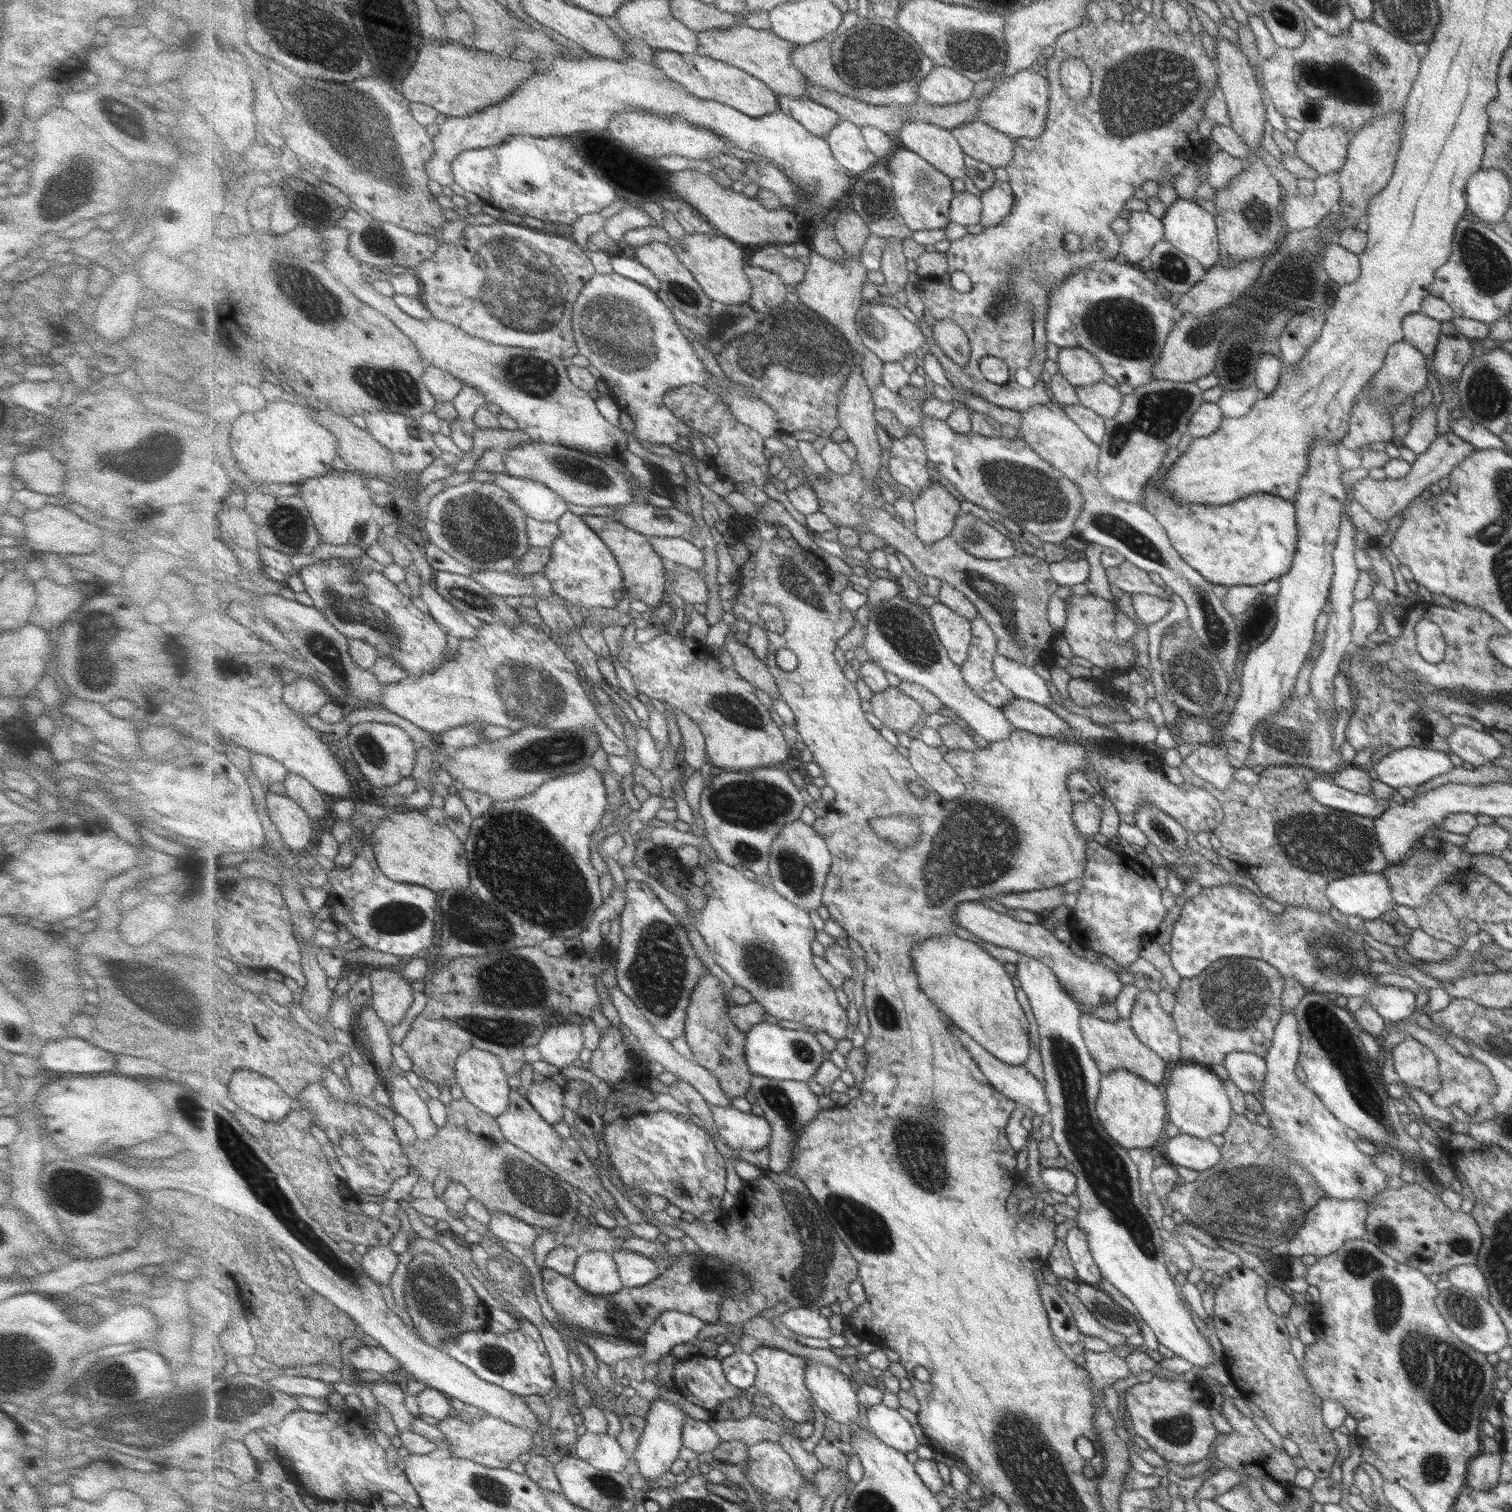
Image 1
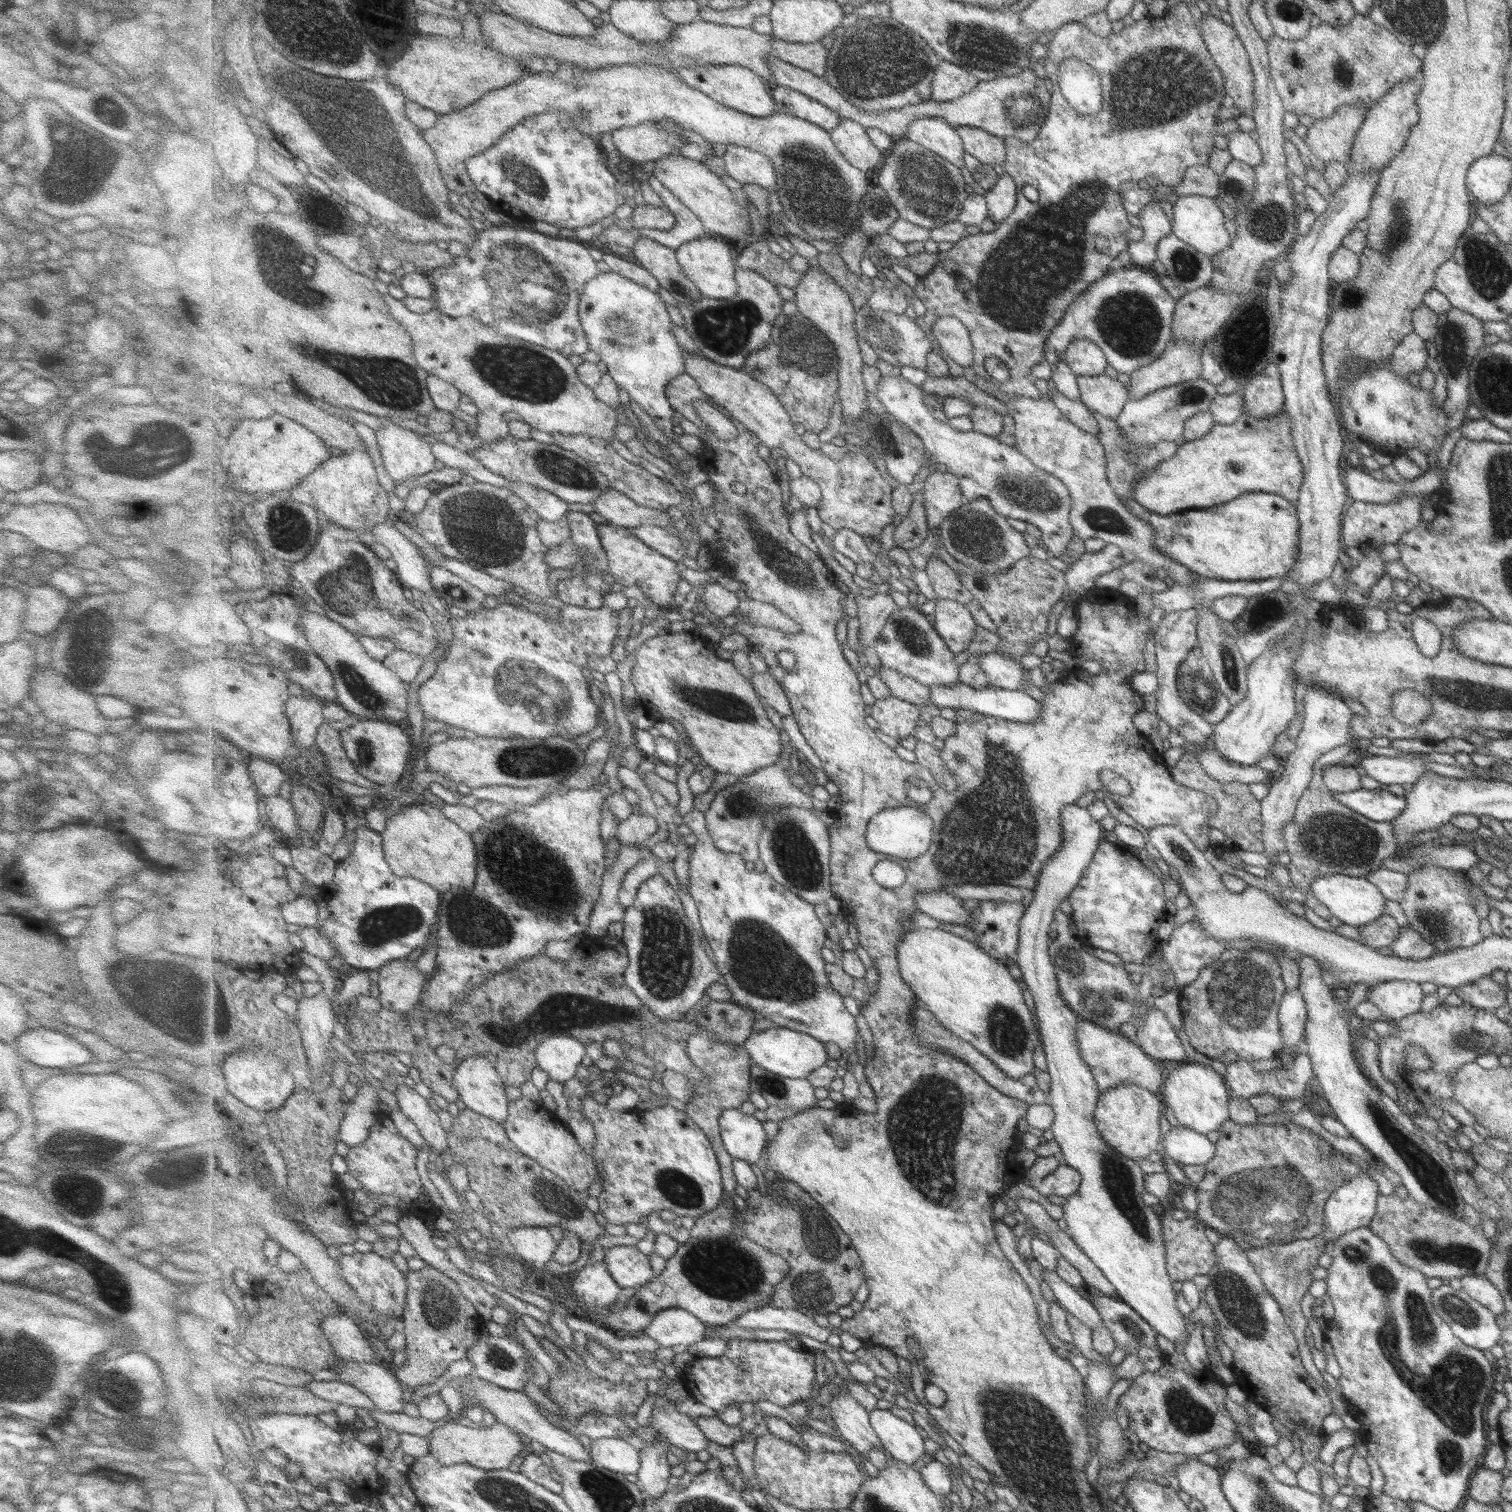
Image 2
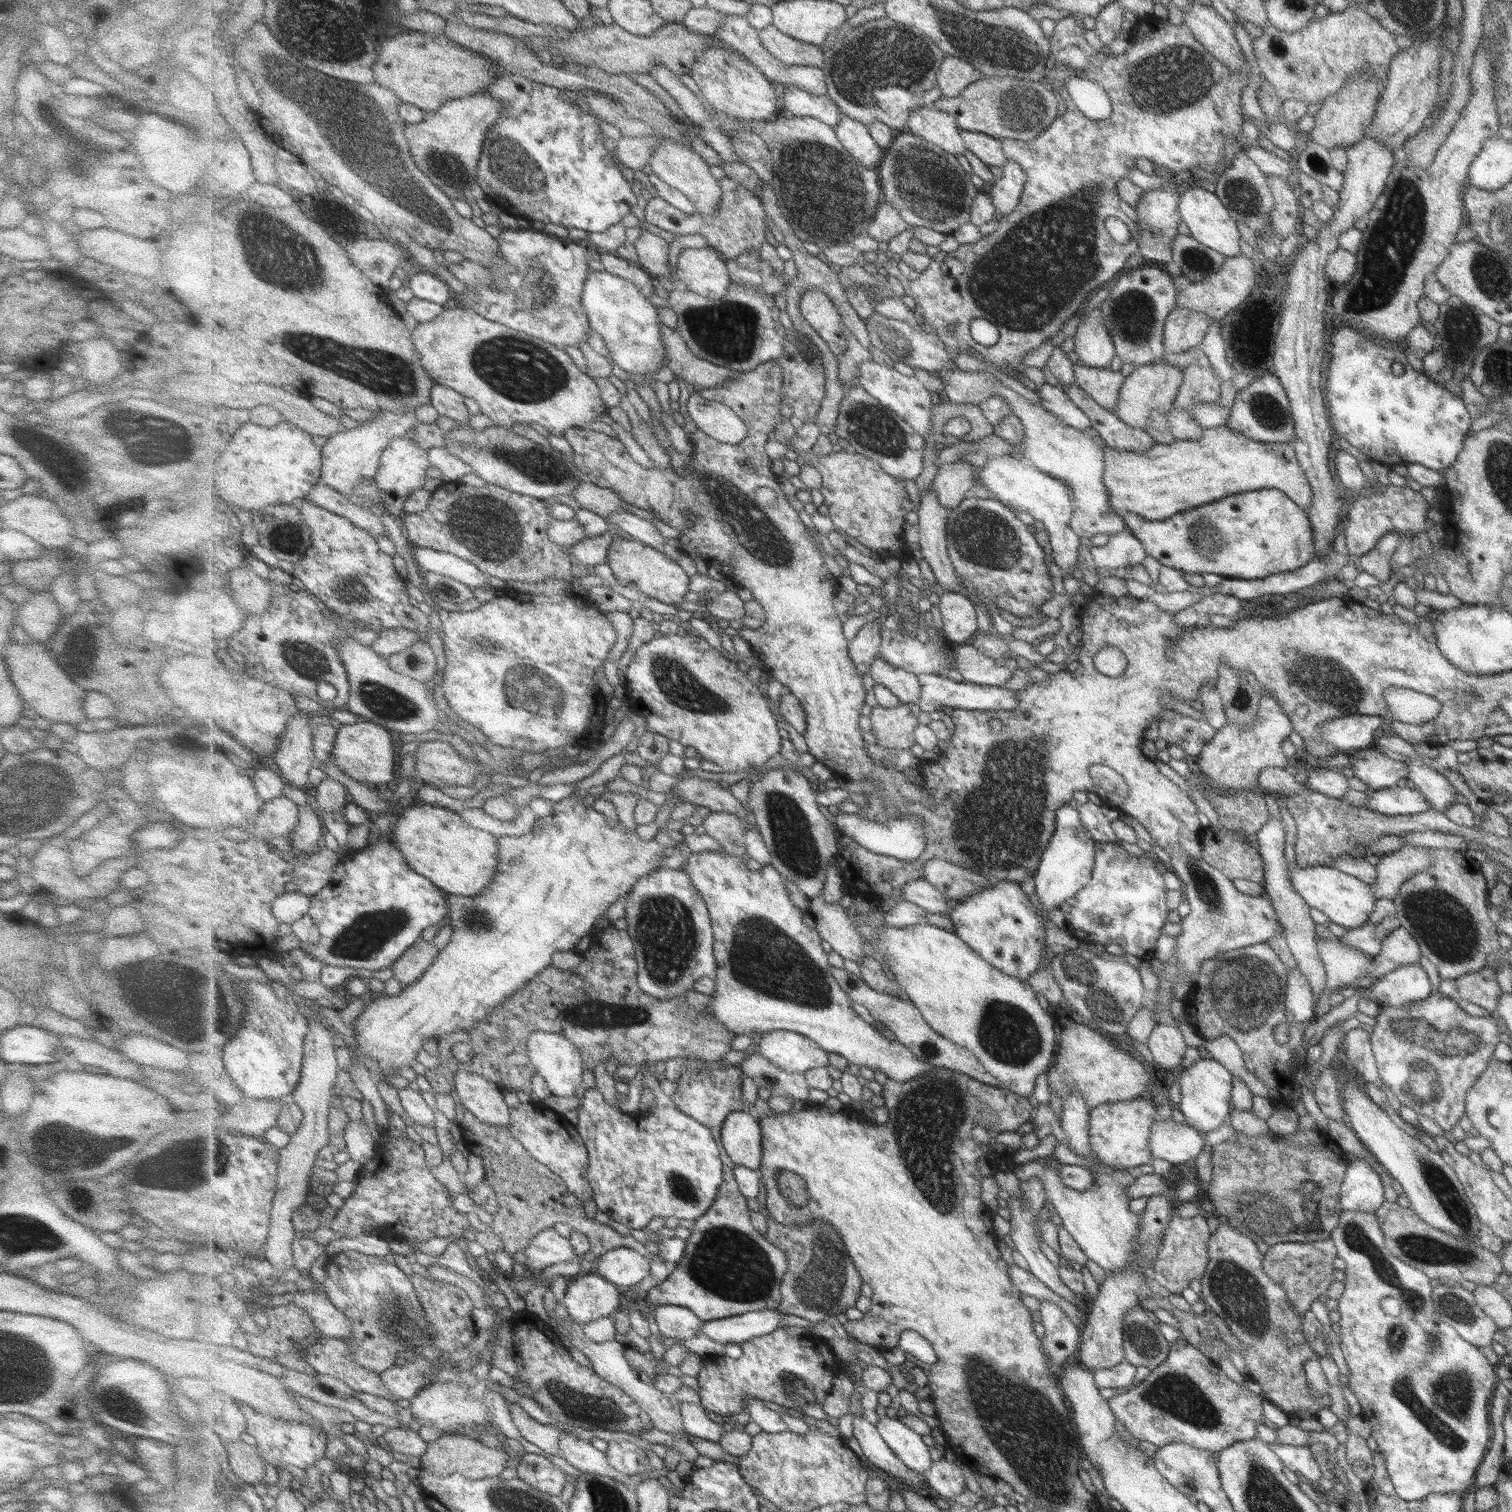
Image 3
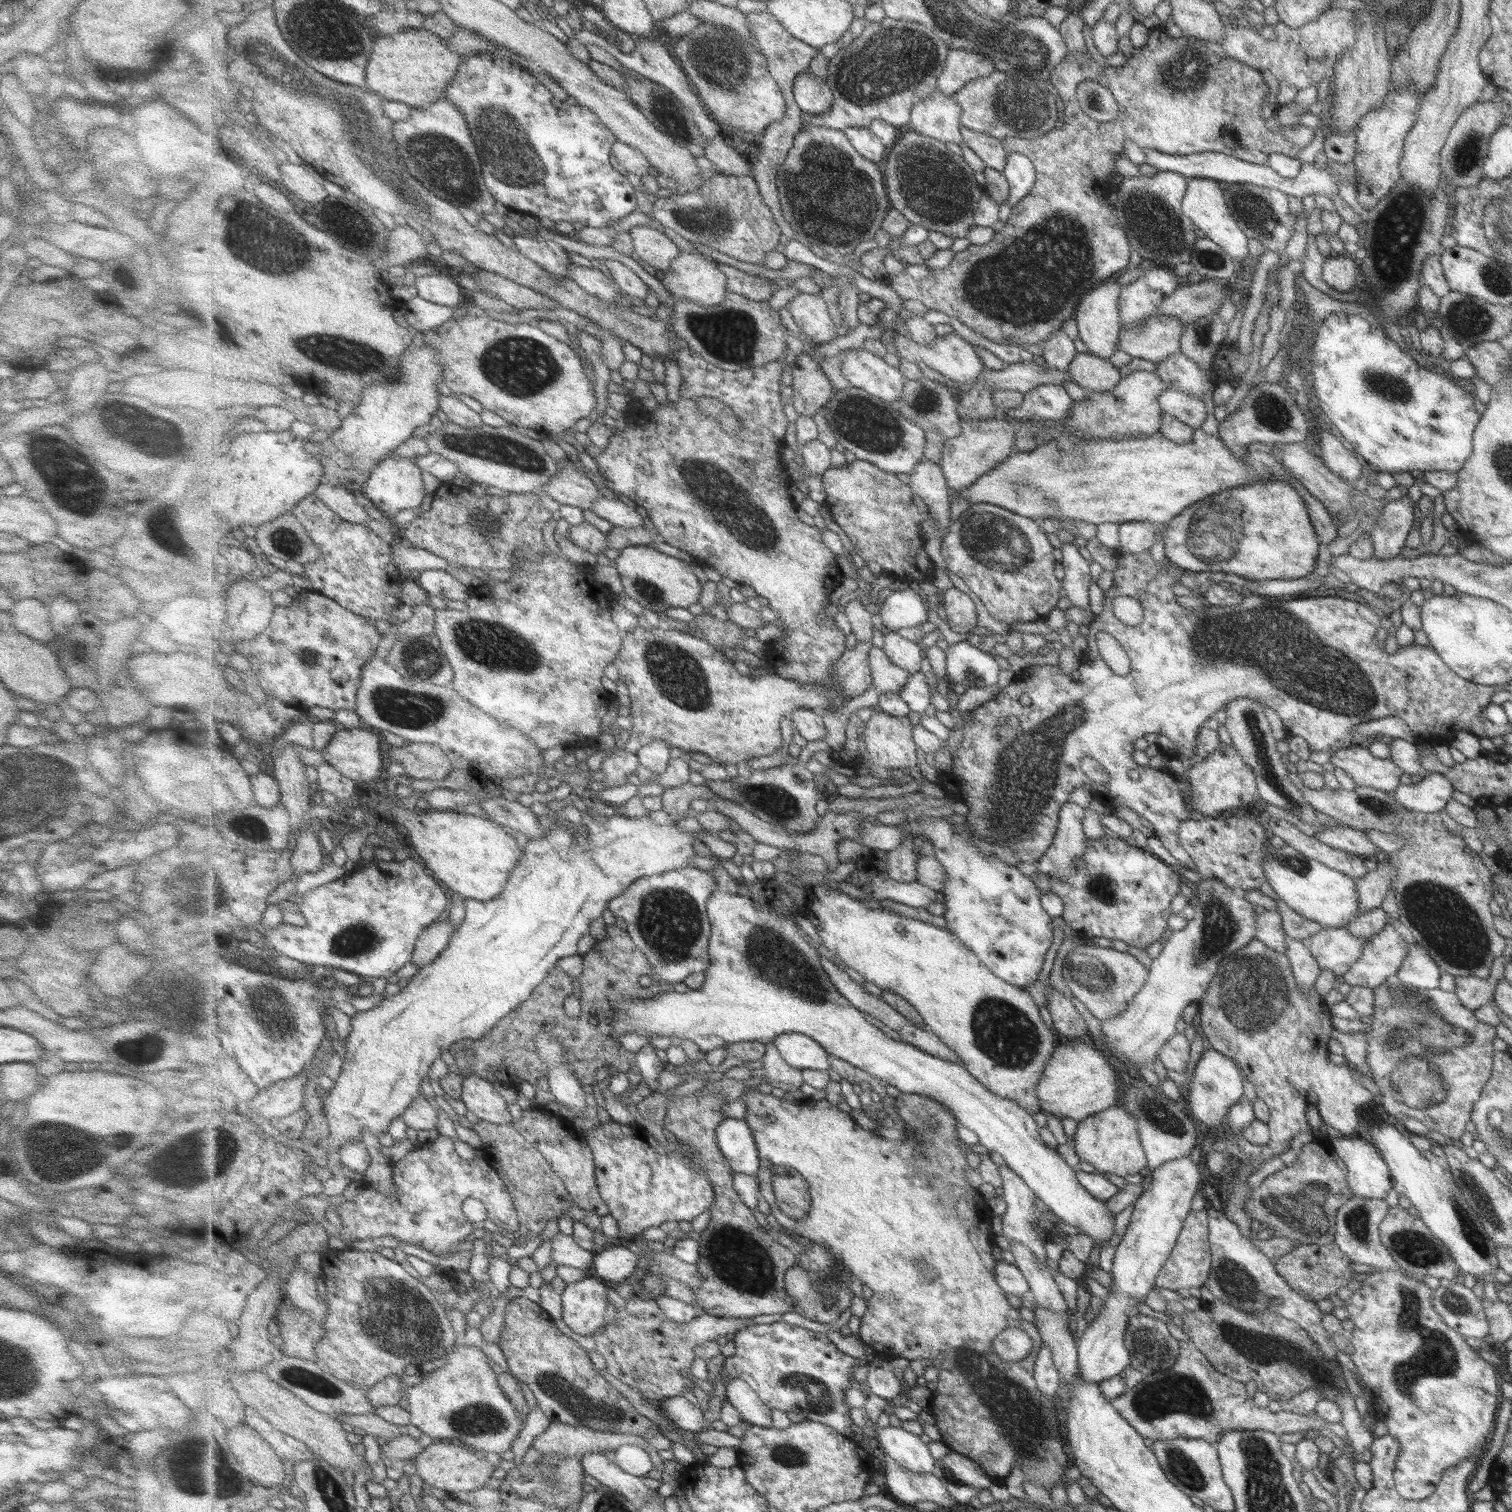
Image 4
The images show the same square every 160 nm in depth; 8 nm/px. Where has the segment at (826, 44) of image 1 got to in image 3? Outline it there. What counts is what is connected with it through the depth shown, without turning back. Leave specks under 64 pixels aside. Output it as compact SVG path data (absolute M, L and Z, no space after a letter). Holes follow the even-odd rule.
M769 25L760 31L760 38L763 46L775 58L781 59L786 68L797 65L816 67L824 65L825 57L821 47L797 40L781 32L775 25Z

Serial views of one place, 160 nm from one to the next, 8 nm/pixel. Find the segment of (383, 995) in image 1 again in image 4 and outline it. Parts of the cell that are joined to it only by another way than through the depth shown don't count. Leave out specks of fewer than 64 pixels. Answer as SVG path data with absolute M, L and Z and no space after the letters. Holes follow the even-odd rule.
M448 919L436 921L427 927L418 938L409 964L421 965L423 968L439 958L439 955L449 946L457 928Z

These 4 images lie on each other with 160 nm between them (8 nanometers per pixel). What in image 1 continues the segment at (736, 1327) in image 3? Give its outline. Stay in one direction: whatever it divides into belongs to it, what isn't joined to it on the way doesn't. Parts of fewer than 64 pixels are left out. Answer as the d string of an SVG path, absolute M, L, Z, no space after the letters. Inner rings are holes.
M792 1308L779 1316L782 1324L793 1333L802 1334L809 1338L827 1340L831 1338L831 1322L819 1311L810 1308Z

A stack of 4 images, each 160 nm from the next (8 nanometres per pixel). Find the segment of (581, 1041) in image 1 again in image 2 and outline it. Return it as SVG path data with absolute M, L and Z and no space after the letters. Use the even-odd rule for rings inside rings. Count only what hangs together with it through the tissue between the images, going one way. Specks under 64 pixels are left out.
M555 1035L545 1037L535 1051L538 1067L545 1071L548 1079L555 1080L557 1083L563 1084L567 1080L577 1078L580 1062L585 1058L587 1044L581 1042L571 1035Z

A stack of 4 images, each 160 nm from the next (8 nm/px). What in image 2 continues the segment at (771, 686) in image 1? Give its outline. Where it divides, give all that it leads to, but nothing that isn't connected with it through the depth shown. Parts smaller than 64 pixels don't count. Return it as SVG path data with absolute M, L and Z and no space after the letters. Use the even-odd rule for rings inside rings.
M768 671L763 674L753 672L750 681L754 690L761 696L762 702L771 706L782 718L794 714L785 691L787 685L780 685Z

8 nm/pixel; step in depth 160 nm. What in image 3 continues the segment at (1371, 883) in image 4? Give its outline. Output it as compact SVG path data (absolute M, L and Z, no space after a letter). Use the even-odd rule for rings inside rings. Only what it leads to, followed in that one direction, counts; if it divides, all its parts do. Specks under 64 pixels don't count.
M1401 846L1395 852L1382 855L1374 866L1375 882L1370 886L1373 898L1391 900L1403 882L1429 864L1429 851L1420 846Z

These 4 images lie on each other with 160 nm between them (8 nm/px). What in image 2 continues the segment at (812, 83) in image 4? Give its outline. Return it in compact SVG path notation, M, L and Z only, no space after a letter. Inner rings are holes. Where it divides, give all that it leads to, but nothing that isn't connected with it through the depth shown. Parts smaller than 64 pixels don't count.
M773 85L772 94L779 112L794 115L825 130L833 131L843 120L841 115L822 102L791 88Z

